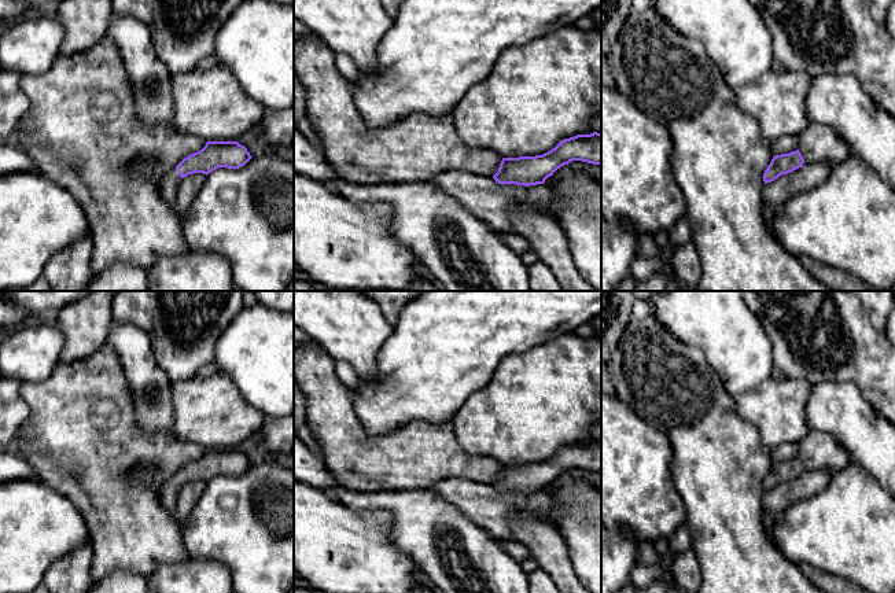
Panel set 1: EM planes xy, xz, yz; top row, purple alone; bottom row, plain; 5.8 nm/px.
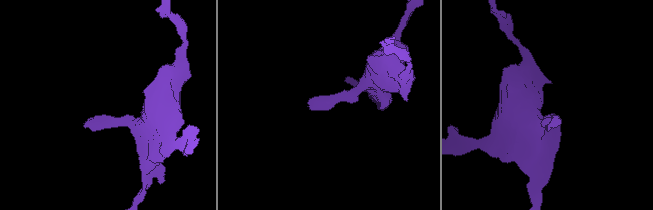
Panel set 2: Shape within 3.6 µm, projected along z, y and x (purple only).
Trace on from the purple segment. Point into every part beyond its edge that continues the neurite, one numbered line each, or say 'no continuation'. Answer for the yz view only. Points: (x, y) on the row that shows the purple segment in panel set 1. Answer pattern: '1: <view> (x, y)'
no continuation

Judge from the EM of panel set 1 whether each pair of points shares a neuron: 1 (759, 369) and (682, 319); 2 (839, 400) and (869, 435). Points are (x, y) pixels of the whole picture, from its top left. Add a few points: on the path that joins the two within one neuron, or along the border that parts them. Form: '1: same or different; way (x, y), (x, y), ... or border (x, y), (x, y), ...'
1: same; way (740, 350), (708, 319), (702, 319)
2: same; way (842, 408), (861, 427)

